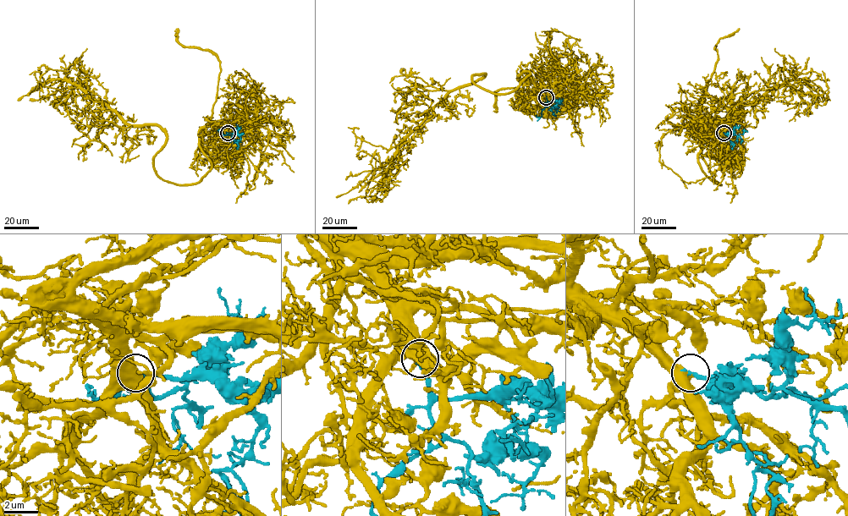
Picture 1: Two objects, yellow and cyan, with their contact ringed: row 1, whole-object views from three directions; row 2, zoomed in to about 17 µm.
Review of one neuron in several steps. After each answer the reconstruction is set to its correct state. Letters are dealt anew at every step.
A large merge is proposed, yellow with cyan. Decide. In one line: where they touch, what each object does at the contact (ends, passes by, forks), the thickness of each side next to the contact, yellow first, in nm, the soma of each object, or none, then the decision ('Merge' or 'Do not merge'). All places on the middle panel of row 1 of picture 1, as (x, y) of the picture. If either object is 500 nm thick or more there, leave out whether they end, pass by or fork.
Place: (546, 97). Thickness 500 nm (yellow) against 260 nm. Soma of yellow: none. Soma of cyan: none. Merge

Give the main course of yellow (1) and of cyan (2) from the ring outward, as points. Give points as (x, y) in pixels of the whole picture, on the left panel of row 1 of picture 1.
1: (227, 133), (200, 129), (211, 168), (175, 184), (154, 166), (159, 127), (129, 125), (66, 79), (30, 100)
2: (227, 133), (236, 134), (239, 138), (236, 149)

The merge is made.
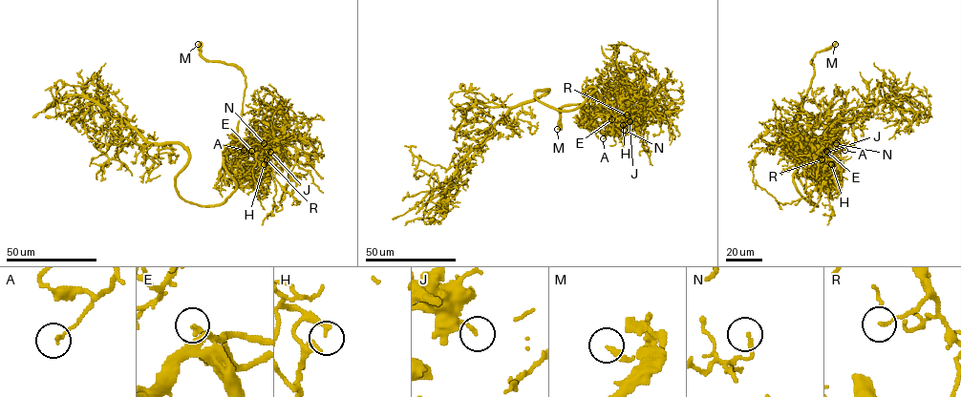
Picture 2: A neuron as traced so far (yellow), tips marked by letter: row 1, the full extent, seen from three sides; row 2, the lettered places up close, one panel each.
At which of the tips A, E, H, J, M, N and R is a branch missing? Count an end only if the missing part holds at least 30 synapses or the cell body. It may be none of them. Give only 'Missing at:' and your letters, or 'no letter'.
Missing at: M

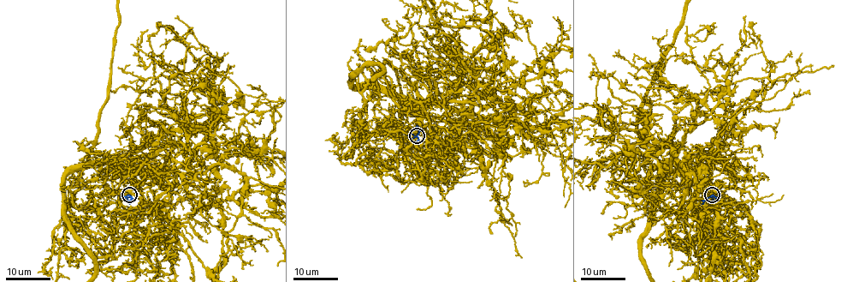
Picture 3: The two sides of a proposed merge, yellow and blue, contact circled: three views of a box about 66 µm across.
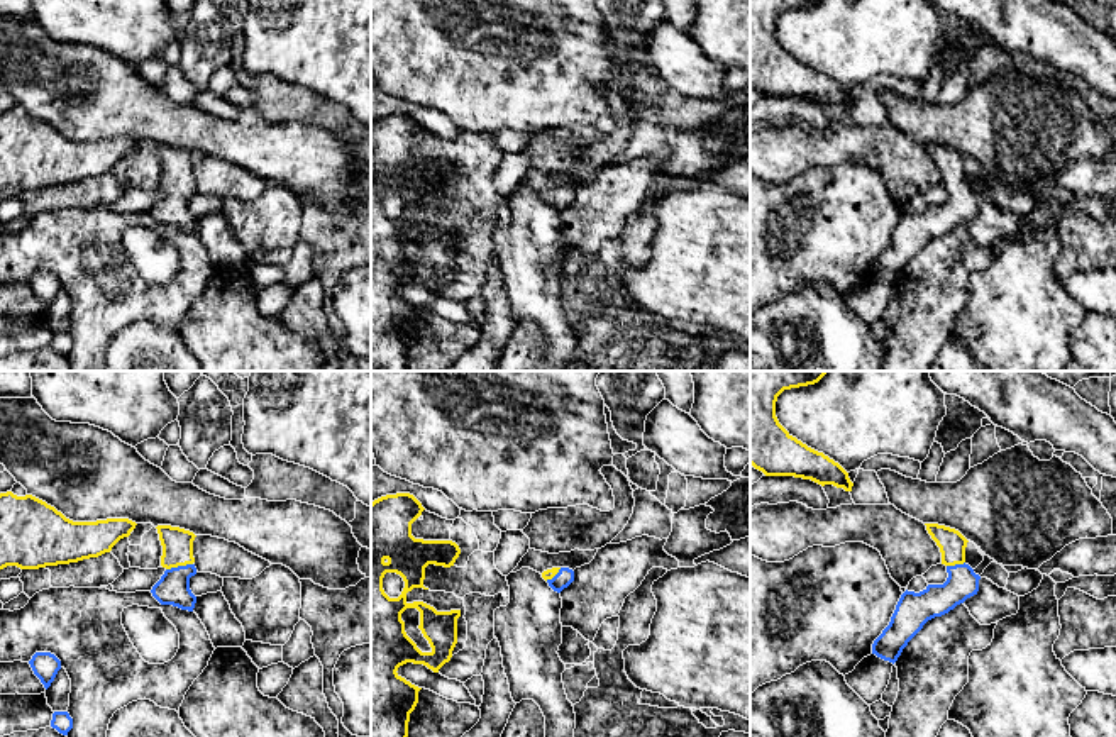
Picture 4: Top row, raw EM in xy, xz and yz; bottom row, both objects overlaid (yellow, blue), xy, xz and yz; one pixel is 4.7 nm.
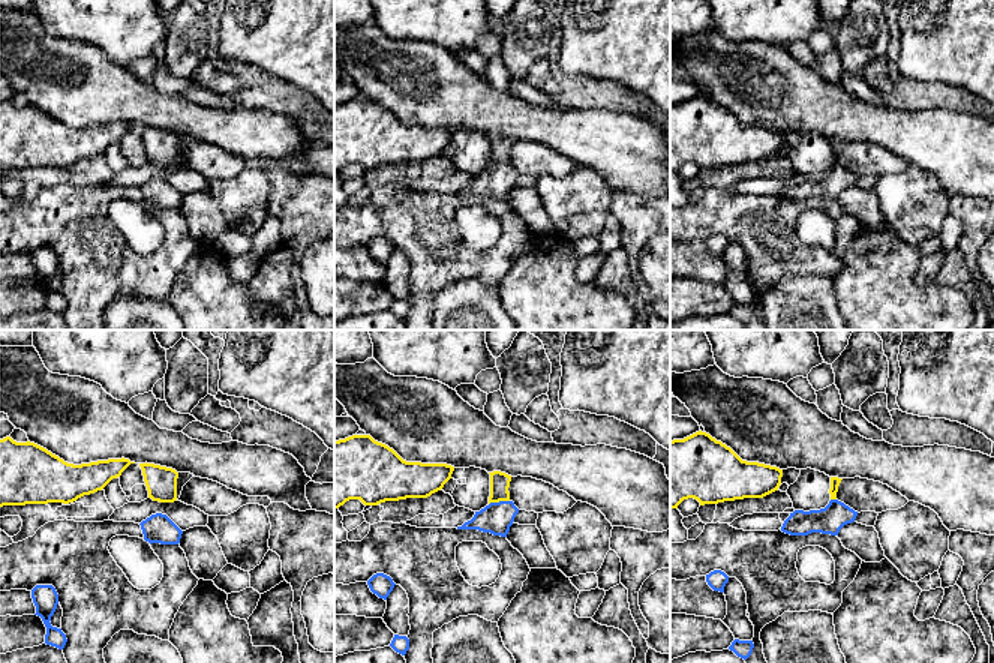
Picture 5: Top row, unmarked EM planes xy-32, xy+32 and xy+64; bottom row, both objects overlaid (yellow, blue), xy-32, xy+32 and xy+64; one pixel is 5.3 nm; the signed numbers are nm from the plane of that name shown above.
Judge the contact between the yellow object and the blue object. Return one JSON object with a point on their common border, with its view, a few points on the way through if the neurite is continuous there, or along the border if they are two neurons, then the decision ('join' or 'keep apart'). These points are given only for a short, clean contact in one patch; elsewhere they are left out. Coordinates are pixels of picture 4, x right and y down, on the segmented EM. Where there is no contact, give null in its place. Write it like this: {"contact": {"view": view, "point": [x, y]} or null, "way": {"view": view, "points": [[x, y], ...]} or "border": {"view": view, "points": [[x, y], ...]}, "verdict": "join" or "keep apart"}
{"contact": {"view": "xy", "point": [178, 565]}, "way": {"view": "xy", "points": [[176, 543], [178, 565], [173, 588]]}, "verdict": "join"}

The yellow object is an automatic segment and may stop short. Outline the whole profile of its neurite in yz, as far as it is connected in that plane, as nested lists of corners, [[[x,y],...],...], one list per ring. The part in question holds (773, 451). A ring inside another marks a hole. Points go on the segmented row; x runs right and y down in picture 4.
[[[750,371],[750,464],[765,476],[794,476],[821,486],[852,491],[848,473],[833,459],[793,437],[776,417],[776,402],[784,390],[818,383],[828,371]]]

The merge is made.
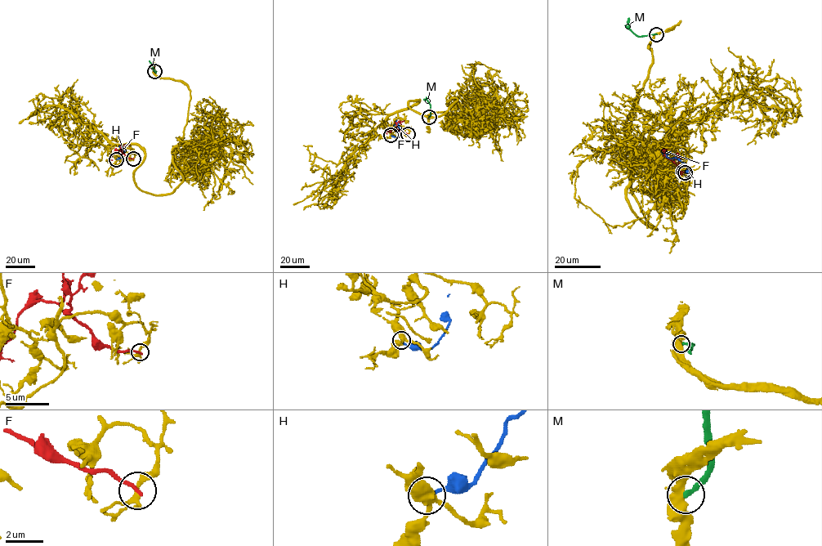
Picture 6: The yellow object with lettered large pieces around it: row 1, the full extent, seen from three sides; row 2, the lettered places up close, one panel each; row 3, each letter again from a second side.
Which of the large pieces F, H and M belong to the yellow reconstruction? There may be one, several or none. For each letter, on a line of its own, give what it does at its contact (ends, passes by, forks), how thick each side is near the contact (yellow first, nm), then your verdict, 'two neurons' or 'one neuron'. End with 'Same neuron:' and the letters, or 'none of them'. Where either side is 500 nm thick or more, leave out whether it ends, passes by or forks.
F: it ends; calibres 220 and 200 nm; two neurons
H: it ends; calibres 360 and 150 nm; two neurons
M: it ends; calibres 480 and 240 nm; two neurons
Same neuron: none of them

